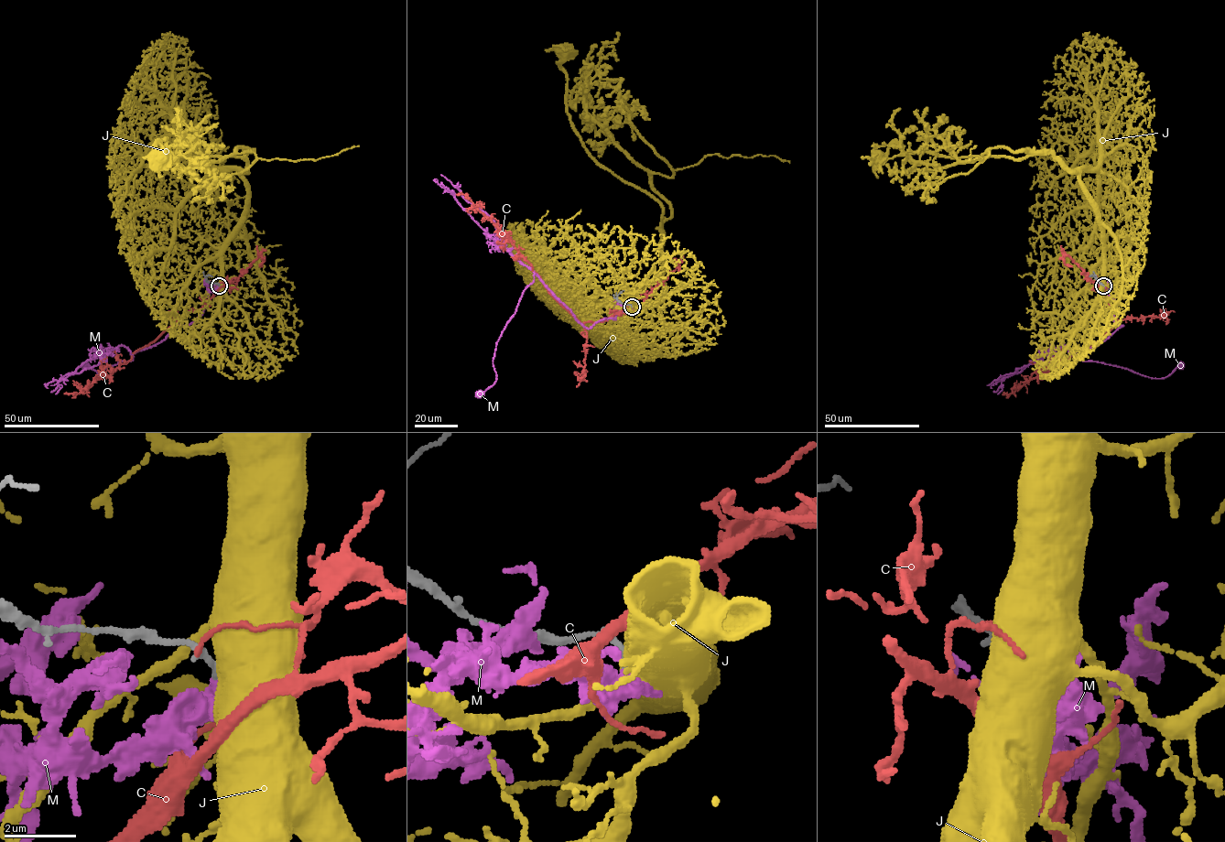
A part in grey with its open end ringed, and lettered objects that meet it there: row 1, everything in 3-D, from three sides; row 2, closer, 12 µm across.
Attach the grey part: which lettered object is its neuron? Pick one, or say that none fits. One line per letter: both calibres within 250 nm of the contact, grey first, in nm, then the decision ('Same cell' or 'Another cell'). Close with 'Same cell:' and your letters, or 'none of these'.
C: Thickness 140 nm (grey) against 110 nm. Another cell
J: Thickness 150 nm (grey) against 950 nm. Another cell
M: Thickness 120 nm (grey) against 360 nm. Another cell
Same cell: none of these

